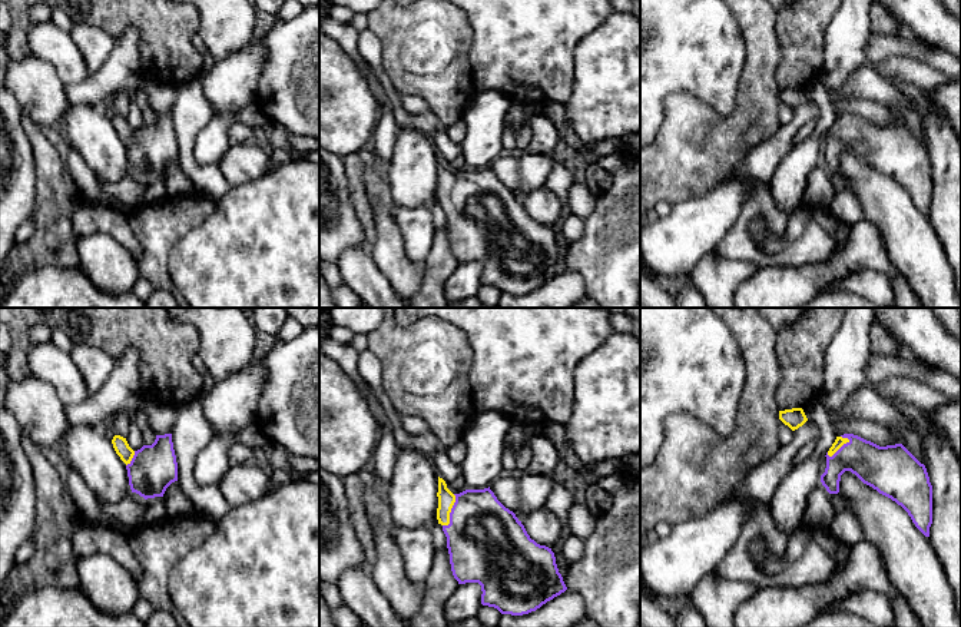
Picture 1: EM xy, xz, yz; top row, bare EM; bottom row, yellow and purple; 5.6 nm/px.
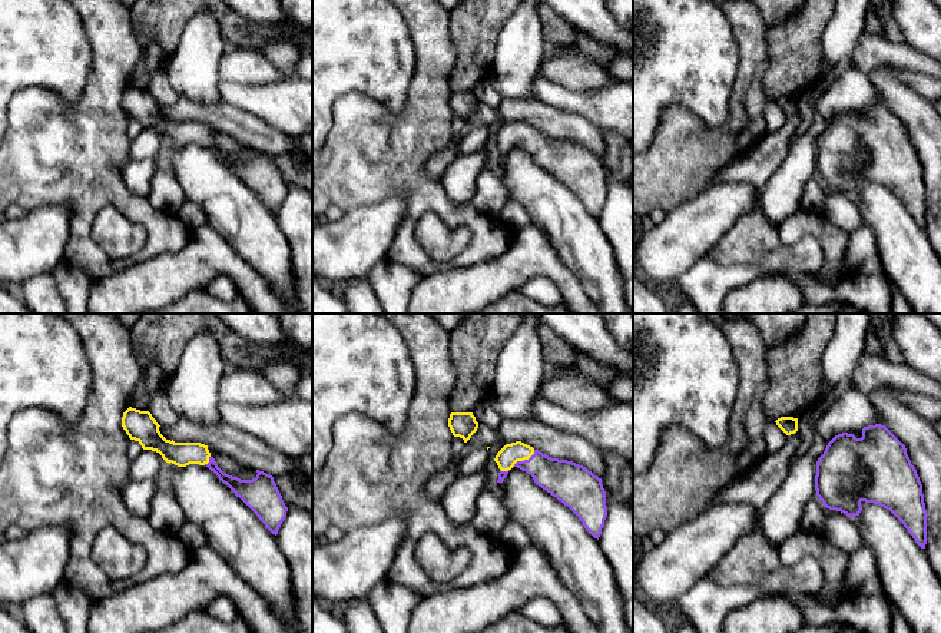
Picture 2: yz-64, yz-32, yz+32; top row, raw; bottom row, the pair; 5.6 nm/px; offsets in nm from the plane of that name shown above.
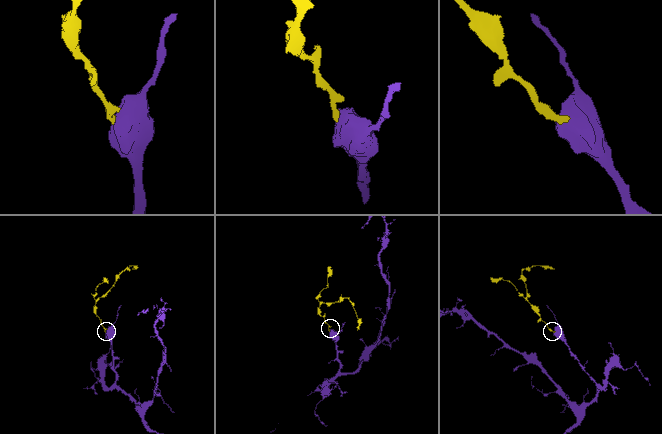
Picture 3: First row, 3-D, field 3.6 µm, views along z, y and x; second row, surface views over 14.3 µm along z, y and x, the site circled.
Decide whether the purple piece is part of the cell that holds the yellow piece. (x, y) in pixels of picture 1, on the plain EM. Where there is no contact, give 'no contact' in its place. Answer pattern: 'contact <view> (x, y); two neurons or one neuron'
contact xz (450, 191); one neuron

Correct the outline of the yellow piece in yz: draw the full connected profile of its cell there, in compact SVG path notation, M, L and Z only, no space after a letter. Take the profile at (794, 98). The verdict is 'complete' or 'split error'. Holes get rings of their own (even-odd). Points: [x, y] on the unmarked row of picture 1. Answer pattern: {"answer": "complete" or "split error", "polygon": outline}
{"answer": "complete", "polygon": "M802 87L779 90L779 99L792 110L798 109L808 100Z"}

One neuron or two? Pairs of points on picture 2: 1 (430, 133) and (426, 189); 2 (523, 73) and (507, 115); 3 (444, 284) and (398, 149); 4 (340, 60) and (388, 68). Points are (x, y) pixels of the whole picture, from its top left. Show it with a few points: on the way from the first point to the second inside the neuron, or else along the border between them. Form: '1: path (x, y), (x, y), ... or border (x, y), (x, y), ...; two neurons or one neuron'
1: path (417, 148), (417, 175); one neuron
2: border (503, 96), (533, 100); two neurons
3: border (473, 264), (441, 268), (426, 277); two neurons
4: path (351, 60), (377, 60); one neuron

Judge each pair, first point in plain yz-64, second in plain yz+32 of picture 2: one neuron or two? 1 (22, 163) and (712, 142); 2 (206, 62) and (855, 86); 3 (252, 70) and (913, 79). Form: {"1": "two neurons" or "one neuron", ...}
{"1": "one neuron", "2": "two neurons", "3": "one neuron"}

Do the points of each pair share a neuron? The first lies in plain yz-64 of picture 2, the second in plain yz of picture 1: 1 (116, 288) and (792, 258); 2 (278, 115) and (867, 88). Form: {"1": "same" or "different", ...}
{"1": "different", "2": "same"}

